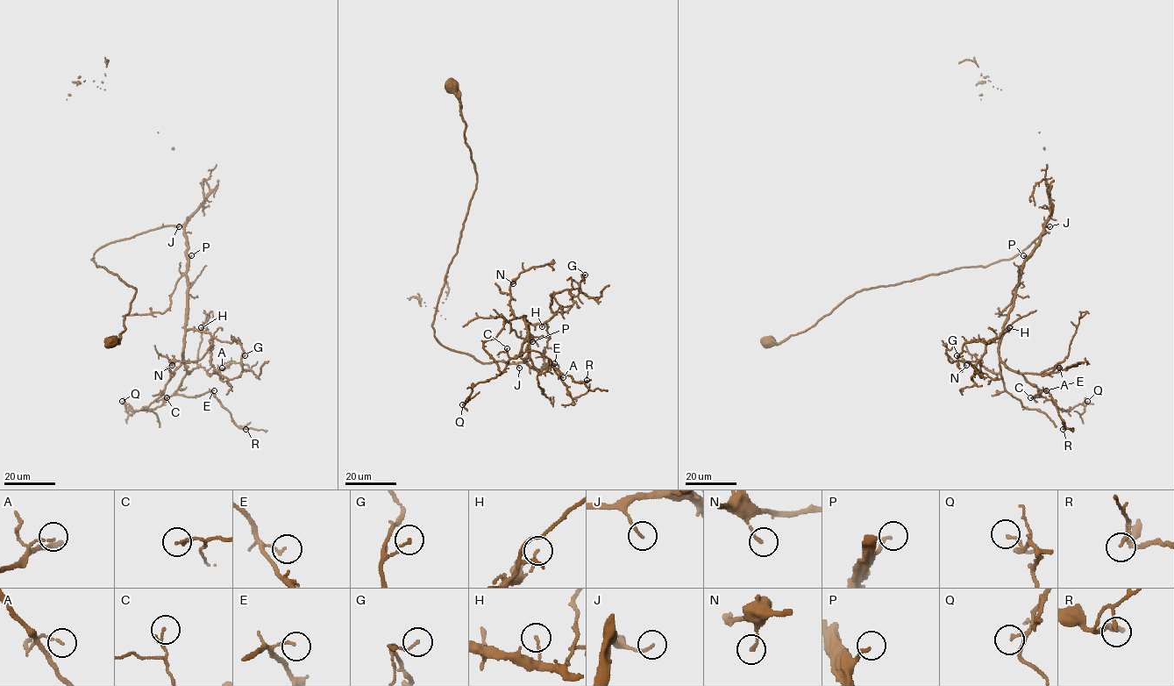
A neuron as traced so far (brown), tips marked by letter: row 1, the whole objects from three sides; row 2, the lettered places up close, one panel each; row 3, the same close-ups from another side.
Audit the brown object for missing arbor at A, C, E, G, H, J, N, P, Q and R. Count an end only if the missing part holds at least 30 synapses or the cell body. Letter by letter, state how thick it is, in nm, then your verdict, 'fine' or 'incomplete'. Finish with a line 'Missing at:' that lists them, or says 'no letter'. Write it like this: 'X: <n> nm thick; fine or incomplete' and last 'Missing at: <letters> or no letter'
A: 110 nm thick; fine
C: 150 nm thick; fine
E: 120 nm thick; fine
G: 120 nm thick; fine
H: 100 nm thick; fine
J: 130 nm thick; fine
N: 140 nm thick; fine
P: 180 nm thick; incomplete
Q: 130 nm thick; fine
R: 140 nm thick; fine
Missing at: P

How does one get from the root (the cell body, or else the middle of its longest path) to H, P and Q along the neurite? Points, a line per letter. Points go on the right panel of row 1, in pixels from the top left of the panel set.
H: (770, 341), (804, 332), (863, 289), (1009, 260), (1046, 225), (1024, 262), (1003, 328), (1009, 327)
P: (770, 341), (779, 344), (804, 332), (863, 289), (1009, 260), (1042, 234), (1046, 225), (1040, 244), (1023, 255)
Q: (770, 341), (804, 332), (863, 289), (1009, 260), (1046, 225), (1024, 262), (999, 358), (1062, 410), (1087, 401)

